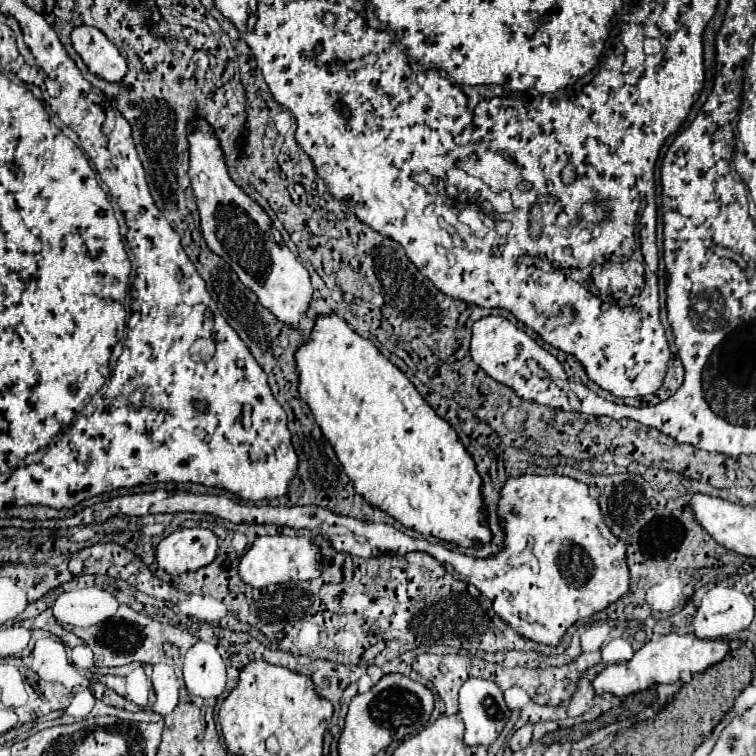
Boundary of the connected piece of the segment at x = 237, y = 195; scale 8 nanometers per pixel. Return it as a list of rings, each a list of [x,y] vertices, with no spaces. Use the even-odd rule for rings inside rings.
[[[195,121],[195,131],[189,135],[189,155],[189,177],[207,247],[231,265],[239,281],[257,295],[267,311],[283,325],[301,331],[299,321],[305,317],[313,297],[309,271],[283,243],[269,215],[231,181],[219,141],[205,121]]]

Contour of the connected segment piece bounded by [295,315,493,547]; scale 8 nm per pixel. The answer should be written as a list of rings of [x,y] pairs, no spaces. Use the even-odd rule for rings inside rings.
[[[327,315],[315,321],[309,343],[297,351],[295,359],[301,399],[311,407],[315,421],[333,445],[355,491],[369,505],[379,507],[417,533],[433,535],[461,547],[479,547],[491,541],[491,531],[479,523],[485,517],[481,513],[481,477],[473,467],[473,459],[457,439],[455,429],[437,417],[411,381],[371,341],[349,329],[341,317]]]

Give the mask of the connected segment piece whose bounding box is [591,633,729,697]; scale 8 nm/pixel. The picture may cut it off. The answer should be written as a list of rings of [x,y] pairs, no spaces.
[[[661,635],[651,641],[647,641],[639,651],[635,651],[633,659],[627,663],[619,665],[607,665],[601,673],[595,675],[591,687],[595,695],[631,695],[635,691],[643,691],[647,687],[653,687],[657,683],[673,683],[679,679],[681,671],[691,671],[691,673],[701,673],[705,667],[719,663],[725,655],[729,653],[729,643],[725,641],[705,641],[697,639],[695,635]]]

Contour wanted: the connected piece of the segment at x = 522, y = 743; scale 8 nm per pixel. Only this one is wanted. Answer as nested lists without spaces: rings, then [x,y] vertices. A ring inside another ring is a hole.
[[[531,723],[523,725],[521,729],[517,729],[517,731],[511,735],[511,739],[509,739],[509,747],[511,747],[513,751],[519,751],[519,749],[527,747],[529,741],[531,741],[531,731],[533,731],[533,725],[531,725]]]

